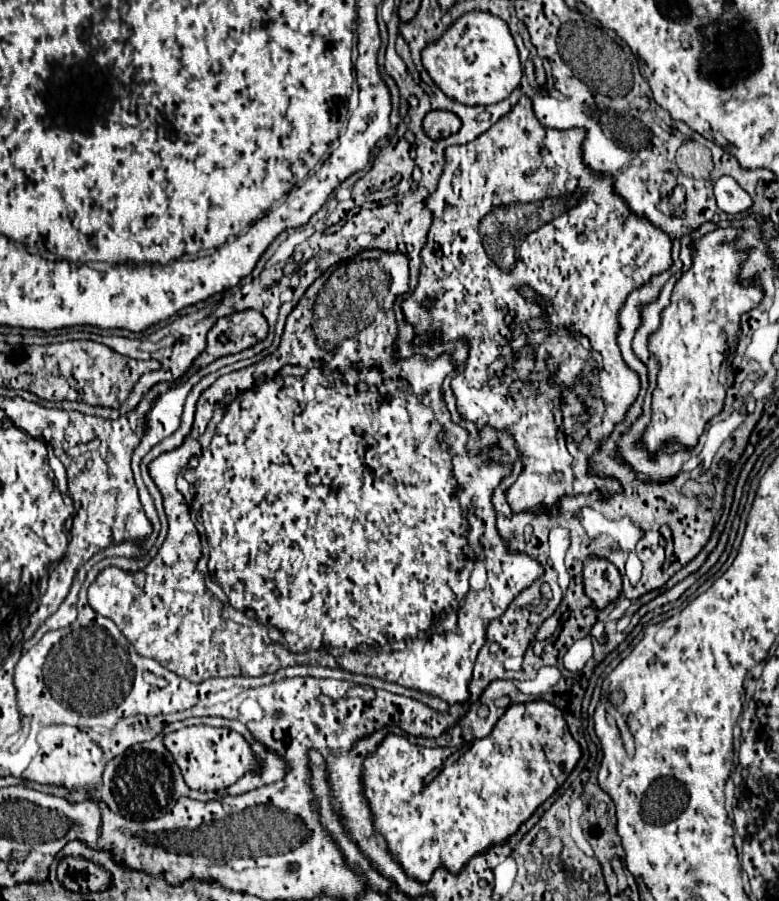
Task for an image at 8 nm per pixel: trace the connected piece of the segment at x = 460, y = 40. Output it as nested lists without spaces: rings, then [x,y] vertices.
[[[470,11],[456,19],[440,39],[422,49],[422,65],[436,85],[464,105],[492,105],[506,99],[522,79],[518,49],[506,21],[488,11]]]

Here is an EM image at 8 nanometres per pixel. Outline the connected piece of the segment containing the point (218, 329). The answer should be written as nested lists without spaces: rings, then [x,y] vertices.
[[[246,309],[220,317],[208,331],[208,337],[234,337],[234,353],[240,353],[262,341],[268,333],[268,323],[262,313]]]

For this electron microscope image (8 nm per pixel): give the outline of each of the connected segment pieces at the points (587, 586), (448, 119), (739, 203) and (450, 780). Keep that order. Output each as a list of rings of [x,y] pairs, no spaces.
[[[592,555],[584,563],[584,591],[598,609],[604,609],[620,595],[622,575],[608,559]]]
[[[442,109],[430,111],[424,119],[424,131],[432,139],[444,139],[444,137],[456,133],[460,129],[460,125],[462,125],[462,121],[458,119],[458,115],[454,115],[452,111],[442,111]]]
[[[730,176],[720,177],[716,181],[713,191],[718,207],[730,215],[748,211],[752,207],[750,195]]]
[[[548,701],[520,703],[506,709],[494,731],[464,747],[420,747],[406,737],[388,735],[384,743],[364,761],[364,791],[370,799],[376,831],[396,855],[404,871],[428,881],[440,865],[458,873],[474,855],[492,843],[504,843],[518,827],[566,781],[580,759],[580,745],[572,739],[562,711]]]

